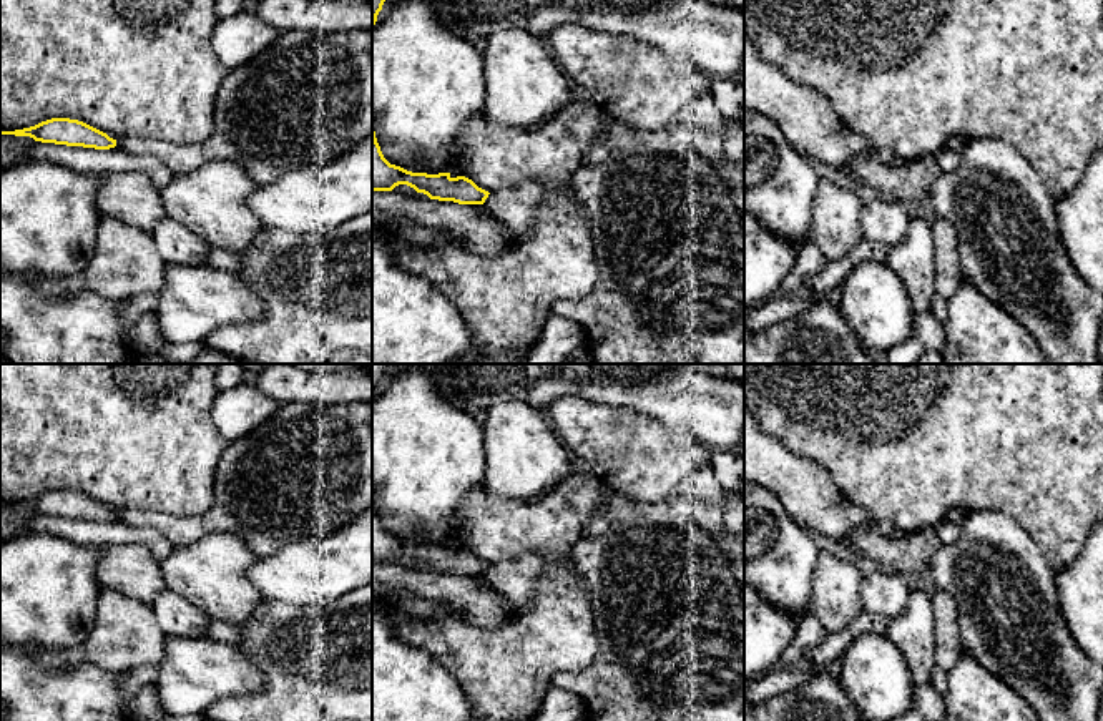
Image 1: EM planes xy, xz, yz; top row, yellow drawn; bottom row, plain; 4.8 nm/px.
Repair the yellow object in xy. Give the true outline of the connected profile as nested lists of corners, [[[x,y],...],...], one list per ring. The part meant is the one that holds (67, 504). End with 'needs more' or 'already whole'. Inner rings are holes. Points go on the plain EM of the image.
[[[51,490],[30,500],[0,503],[0,507],[30,508],[35,513],[42,515],[83,518],[95,522],[110,522],[116,518],[116,512],[110,510],[106,505],[83,493],[70,490]]]; already whole

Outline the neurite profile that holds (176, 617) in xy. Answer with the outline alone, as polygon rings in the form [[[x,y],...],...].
[[[168,588],[154,600],[153,613],[163,633],[169,636],[204,638],[211,621],[203,610]]]

